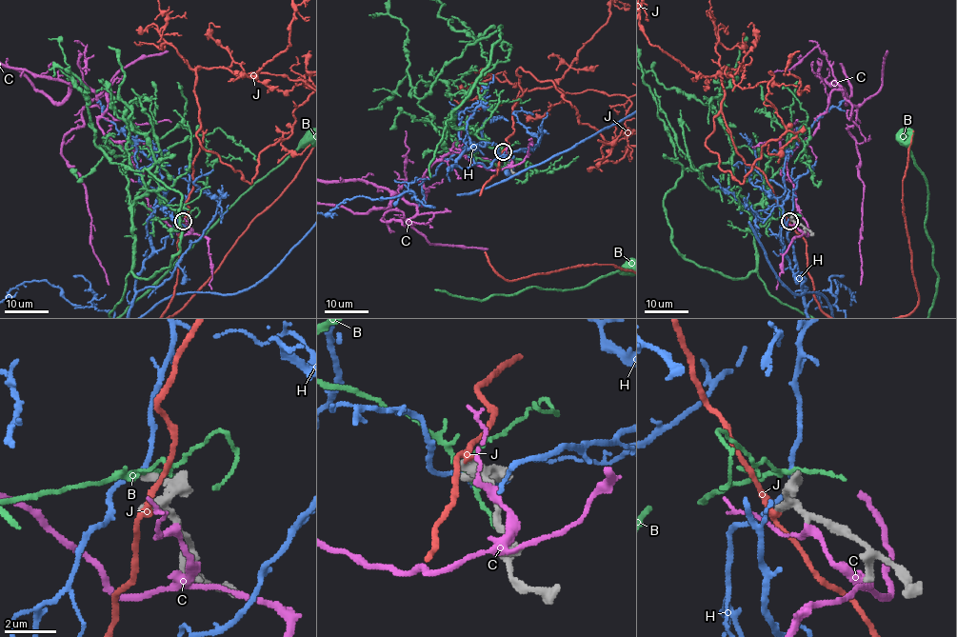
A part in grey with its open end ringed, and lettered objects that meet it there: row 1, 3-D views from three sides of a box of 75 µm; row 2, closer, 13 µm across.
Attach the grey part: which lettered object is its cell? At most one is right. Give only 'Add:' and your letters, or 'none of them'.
Add: none of them

